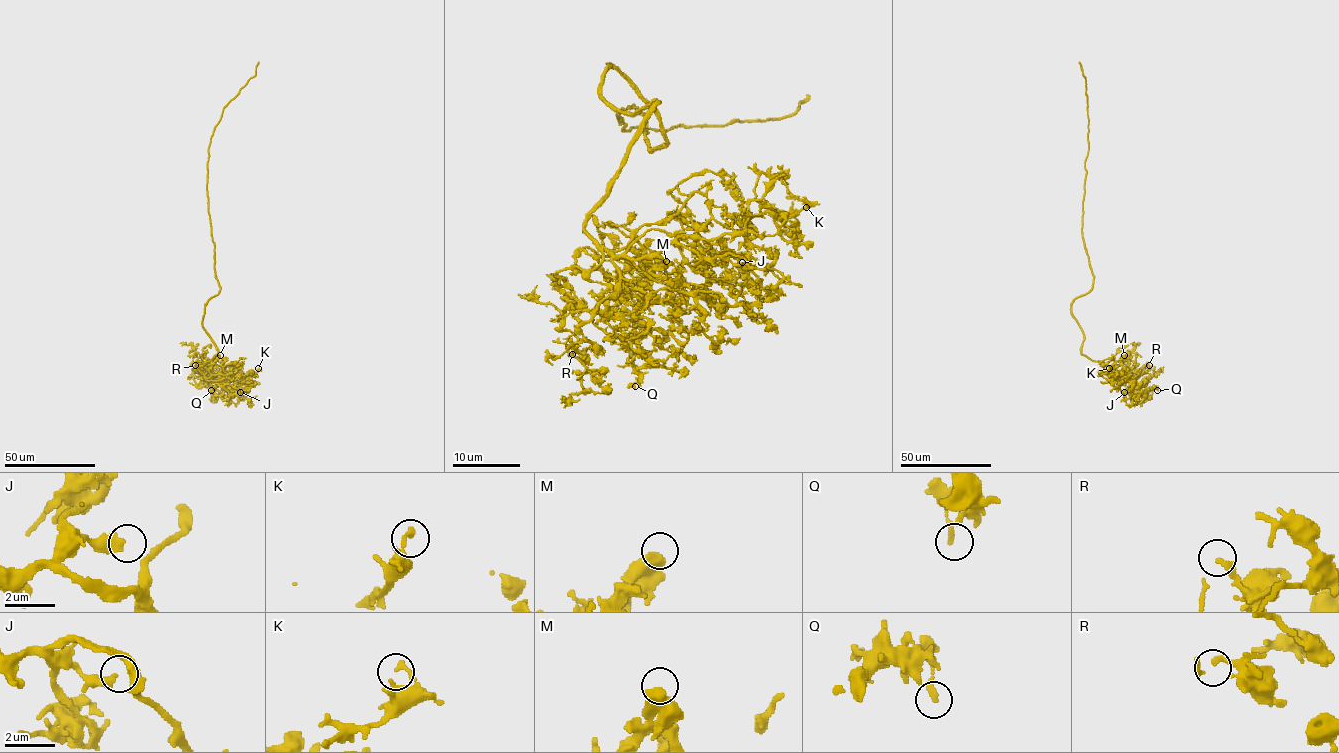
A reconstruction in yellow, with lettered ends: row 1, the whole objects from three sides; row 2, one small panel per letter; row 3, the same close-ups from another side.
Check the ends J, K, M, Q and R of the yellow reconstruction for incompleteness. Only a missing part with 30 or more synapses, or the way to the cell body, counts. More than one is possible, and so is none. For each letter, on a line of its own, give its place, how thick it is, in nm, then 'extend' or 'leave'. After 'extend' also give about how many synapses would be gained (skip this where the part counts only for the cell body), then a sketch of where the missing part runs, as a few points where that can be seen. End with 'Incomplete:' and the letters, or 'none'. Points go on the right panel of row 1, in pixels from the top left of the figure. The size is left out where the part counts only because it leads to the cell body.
J: (1124, 392) | 360 nm | leave
K: (1109, 368) | 190 nm | leave
M: (1124, 355) | 600 nm | leave
Q: (1157, 390) | 220 nm | leave
R: (1149, 365) | 220 nm | leave
Incomplete: none

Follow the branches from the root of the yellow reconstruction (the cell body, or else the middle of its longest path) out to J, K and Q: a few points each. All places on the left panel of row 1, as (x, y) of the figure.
J: (216, 279), (220, 290), (205, 307), (202, 327), (217, 353), (198, 369), (229, 393), (240, 392)
K: (216, 279), (220, 290), (205, 307), (202, 327), (217, 353), (198, 369), (208, 380), (240, 388), (258, 368)
Q: (216, 279), (220, 290), (205, 307), (202, 327), (217, 353), (198, 368), (214, 402), (219, 393), (211, 390)

